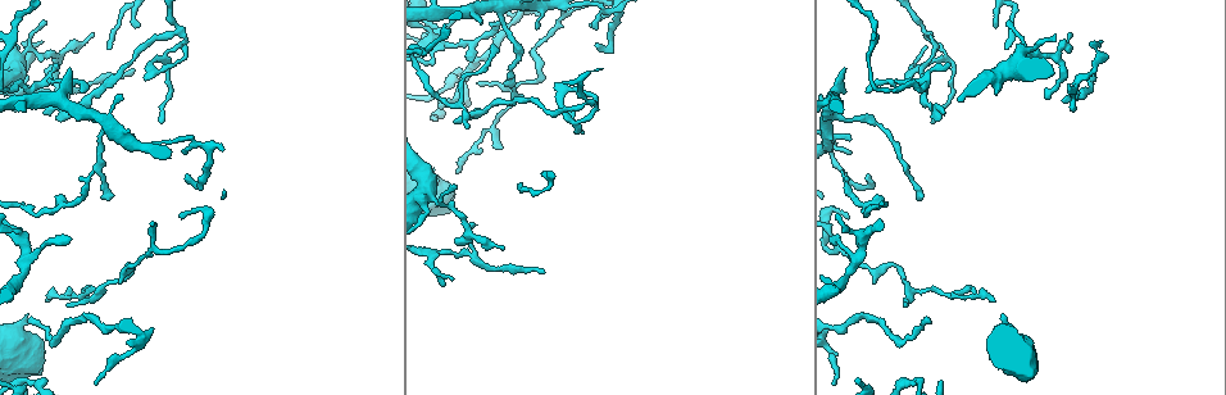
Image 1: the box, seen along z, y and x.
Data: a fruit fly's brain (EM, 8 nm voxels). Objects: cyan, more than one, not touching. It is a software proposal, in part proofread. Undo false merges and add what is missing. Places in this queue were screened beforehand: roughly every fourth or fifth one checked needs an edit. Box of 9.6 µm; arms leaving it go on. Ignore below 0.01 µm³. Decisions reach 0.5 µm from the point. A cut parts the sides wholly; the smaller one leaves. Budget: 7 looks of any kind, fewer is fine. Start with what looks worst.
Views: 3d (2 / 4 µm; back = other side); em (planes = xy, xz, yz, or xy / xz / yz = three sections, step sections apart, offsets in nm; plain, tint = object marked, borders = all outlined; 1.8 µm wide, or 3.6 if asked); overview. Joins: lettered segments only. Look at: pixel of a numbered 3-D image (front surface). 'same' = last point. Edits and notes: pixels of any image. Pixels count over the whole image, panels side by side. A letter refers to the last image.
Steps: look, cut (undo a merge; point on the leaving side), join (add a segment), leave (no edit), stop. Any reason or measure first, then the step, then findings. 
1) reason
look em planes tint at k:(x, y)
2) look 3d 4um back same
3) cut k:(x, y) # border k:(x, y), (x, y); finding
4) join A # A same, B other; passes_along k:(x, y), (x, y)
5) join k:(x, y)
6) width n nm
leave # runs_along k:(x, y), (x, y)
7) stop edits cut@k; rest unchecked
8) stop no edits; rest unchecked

tapers out
look em yz step 16 tint at 1:(132, 70)

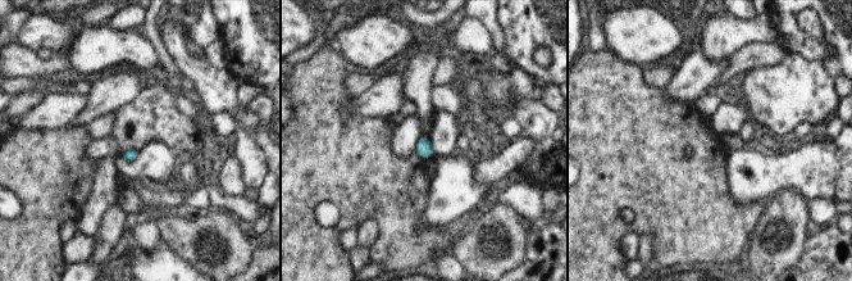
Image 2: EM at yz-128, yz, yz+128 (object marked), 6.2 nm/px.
what lies round it
look em yz step 16 borders same

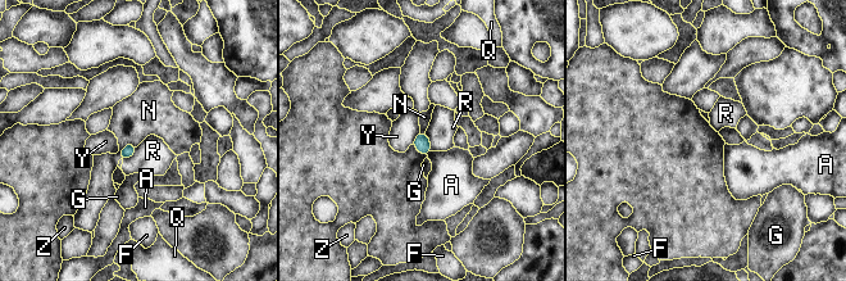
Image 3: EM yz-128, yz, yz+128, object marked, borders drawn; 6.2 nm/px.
longest_contact N 140 nm
leave # A other, F other, G other, N other, Q other, R other, Y other, Z other; border 3:(136, 145), (127, 144), (119, 158); no lettered segment goes on from it

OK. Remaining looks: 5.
tapers out
look em yz step 4 plain at 1:(107, 49)

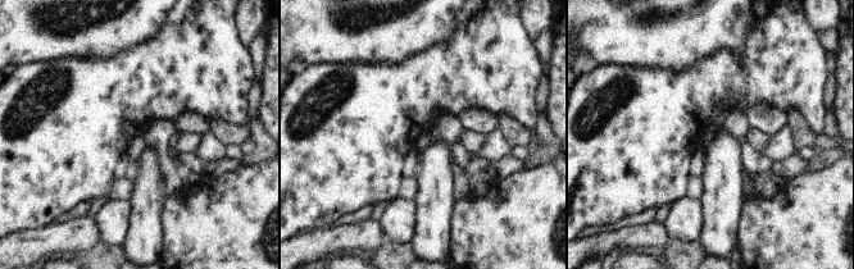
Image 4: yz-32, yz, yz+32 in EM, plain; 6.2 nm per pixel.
see the neighbours
look em yz step 4 borders same

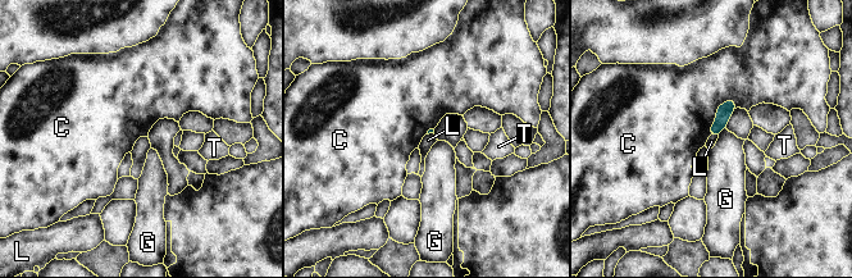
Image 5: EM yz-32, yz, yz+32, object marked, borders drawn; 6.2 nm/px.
leave # C other, G other, L other, T other; none of them fits

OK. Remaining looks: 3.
end of a long branch
look 3d 4um at 1:(103, 199)

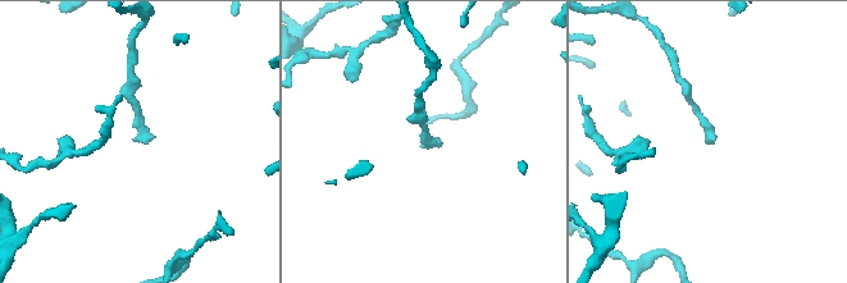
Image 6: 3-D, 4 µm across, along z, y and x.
shape alone is not enough
look em planes borders at 6:(715, 140)

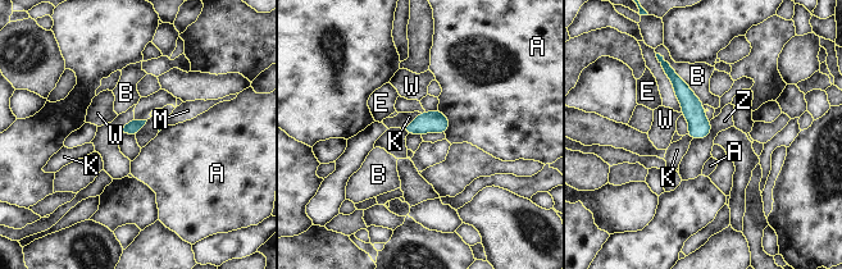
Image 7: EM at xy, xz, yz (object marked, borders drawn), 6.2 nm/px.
longest_contact B 400 nm
leave # A other, B other, E other, K other, M other, W other, Z other; border 7:(710, 121), (710, 132), (692, 140); none of them fits

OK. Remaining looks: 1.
stop no edits; rest unchecked

